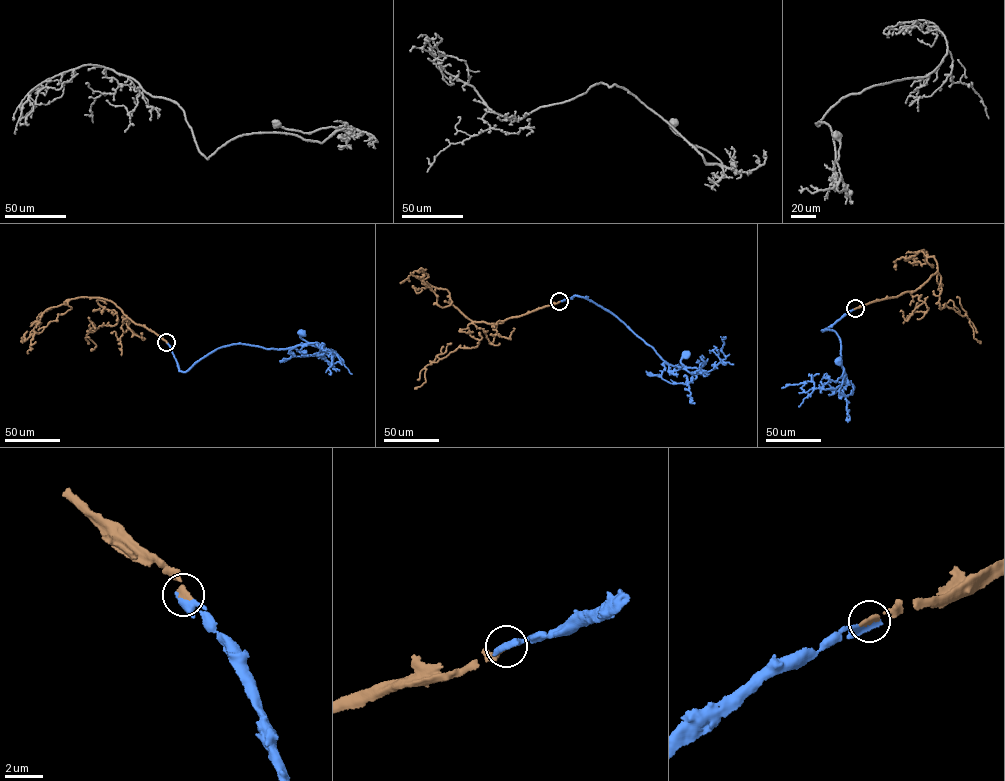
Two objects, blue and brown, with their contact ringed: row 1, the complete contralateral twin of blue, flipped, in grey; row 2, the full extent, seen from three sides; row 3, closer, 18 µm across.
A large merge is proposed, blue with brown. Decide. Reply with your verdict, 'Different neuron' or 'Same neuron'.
Same neuron

